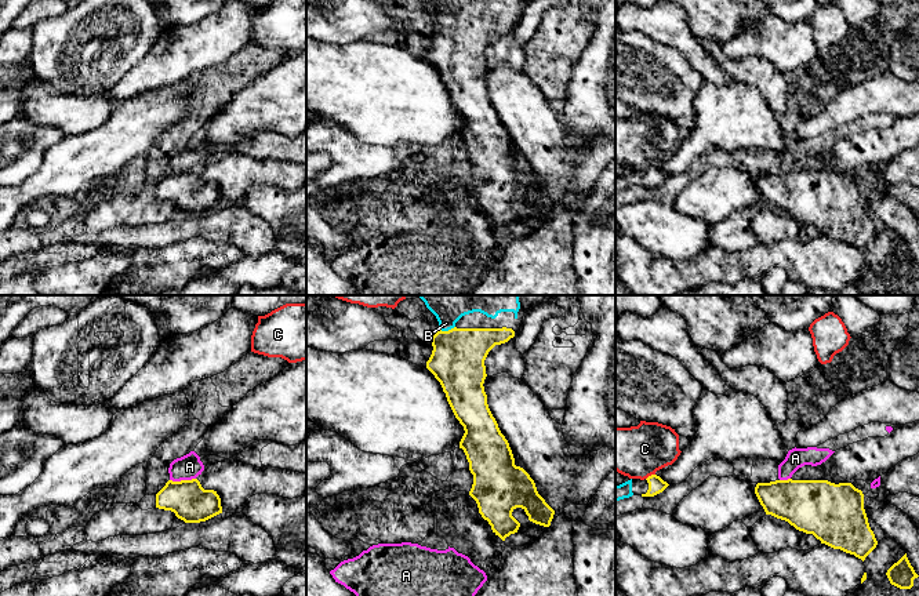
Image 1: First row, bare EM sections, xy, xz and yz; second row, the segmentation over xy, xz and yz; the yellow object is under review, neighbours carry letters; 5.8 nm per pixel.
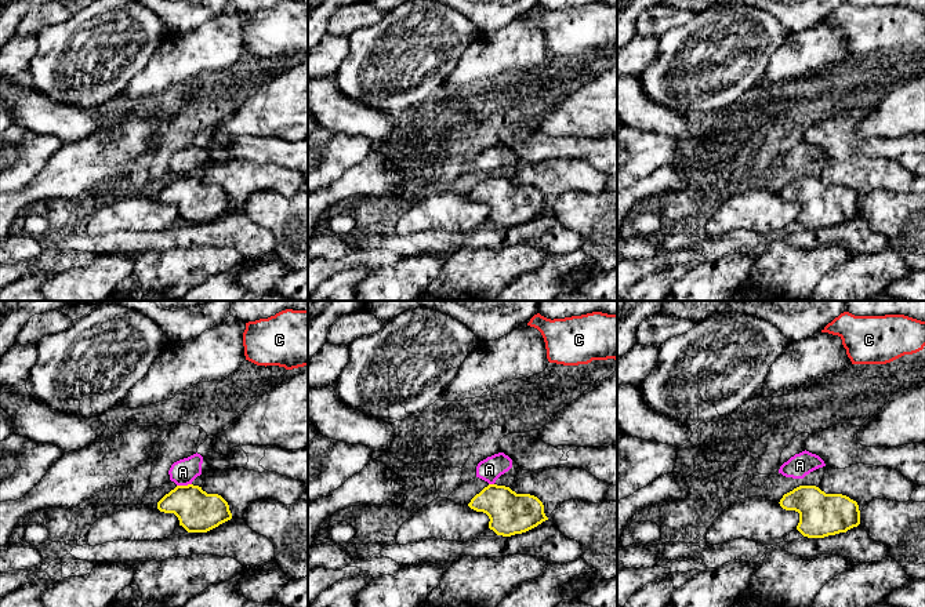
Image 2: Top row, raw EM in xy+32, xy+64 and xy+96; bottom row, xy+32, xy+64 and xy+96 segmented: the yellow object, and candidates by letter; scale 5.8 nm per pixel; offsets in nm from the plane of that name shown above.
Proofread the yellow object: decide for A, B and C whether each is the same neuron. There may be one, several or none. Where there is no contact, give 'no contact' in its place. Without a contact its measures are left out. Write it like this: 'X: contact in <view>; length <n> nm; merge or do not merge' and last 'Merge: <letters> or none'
A: contact in xy; length 150 nm; do not merge
B: contact in xz; length 90 nm; merge
C: contact in yz; length 70 nm; do not merge
Merge: B

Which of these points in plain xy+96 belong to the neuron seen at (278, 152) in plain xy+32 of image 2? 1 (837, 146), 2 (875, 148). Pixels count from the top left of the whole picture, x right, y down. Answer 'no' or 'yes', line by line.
1: yes
2: yes

